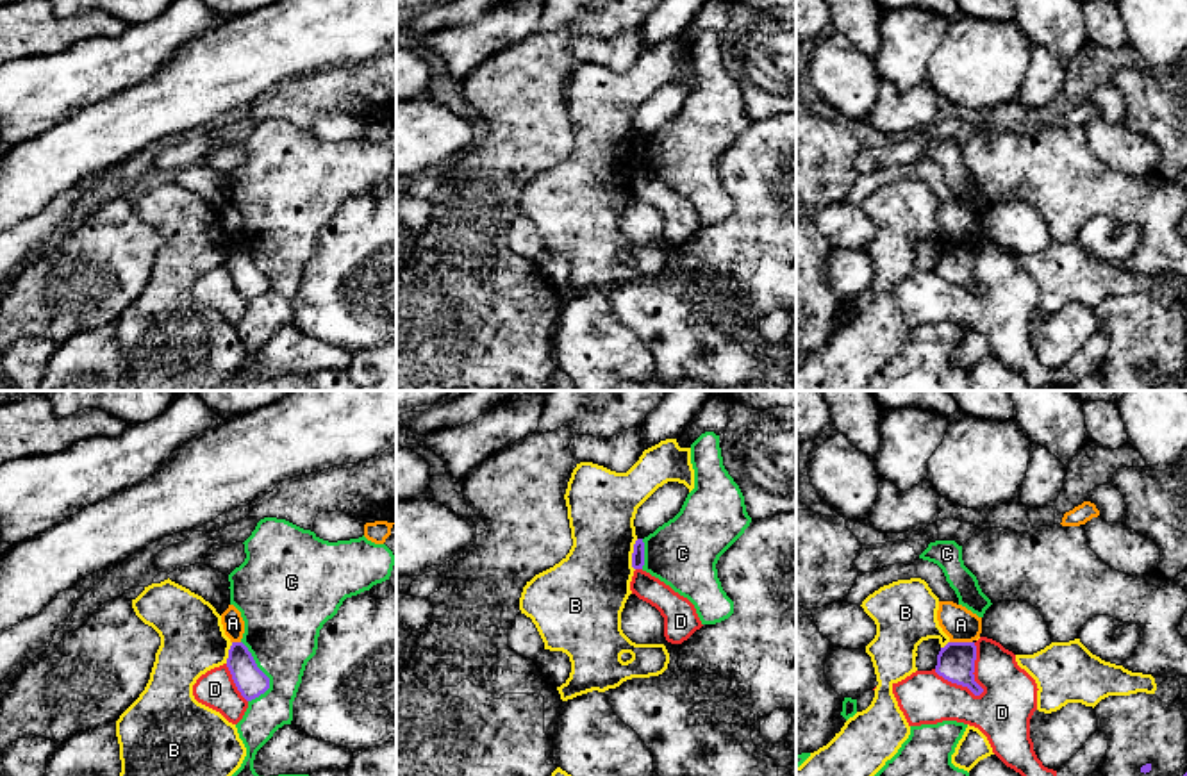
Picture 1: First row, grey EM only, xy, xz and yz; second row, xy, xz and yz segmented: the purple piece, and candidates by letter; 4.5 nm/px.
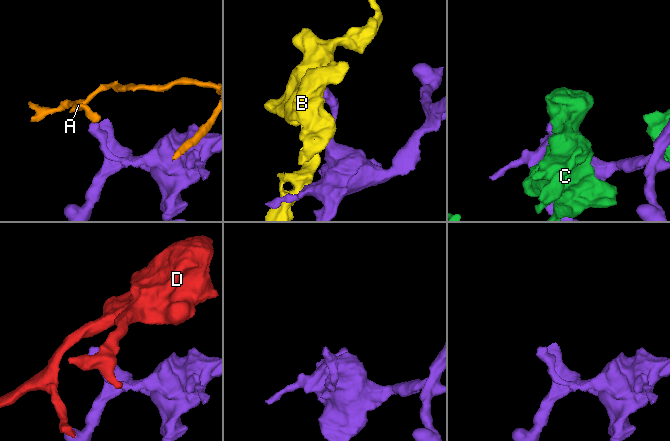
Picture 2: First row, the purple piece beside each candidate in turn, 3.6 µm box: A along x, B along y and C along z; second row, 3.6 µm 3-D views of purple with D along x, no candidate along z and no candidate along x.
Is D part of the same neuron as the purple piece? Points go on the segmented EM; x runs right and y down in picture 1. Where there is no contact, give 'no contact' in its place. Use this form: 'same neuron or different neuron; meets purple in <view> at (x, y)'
different neuron; meets purple in yz at (973, 669)

